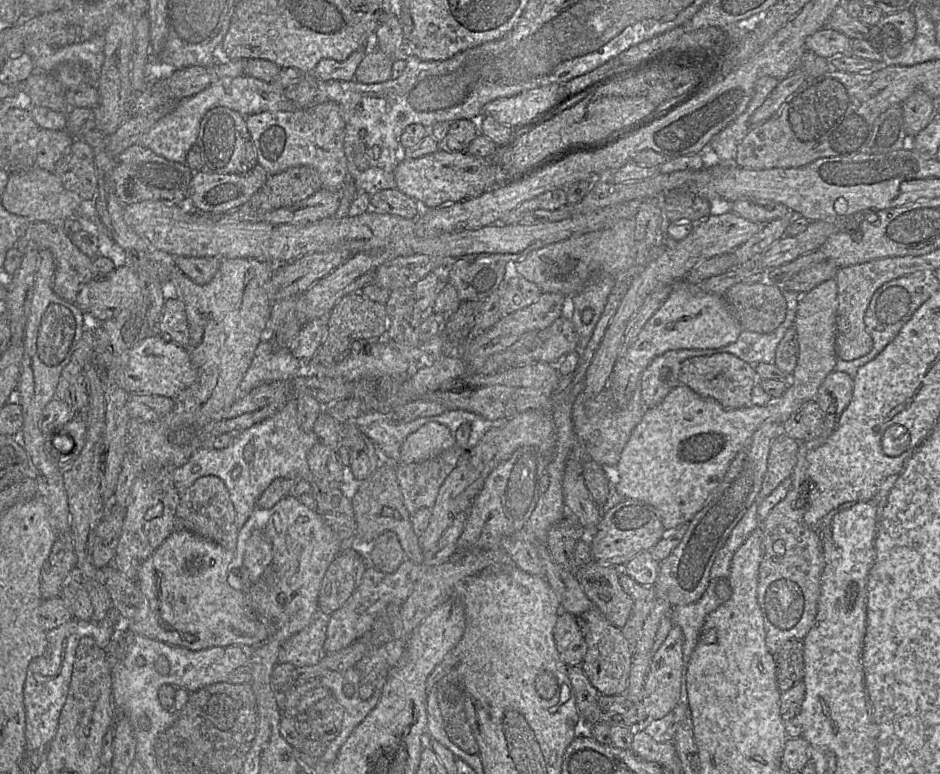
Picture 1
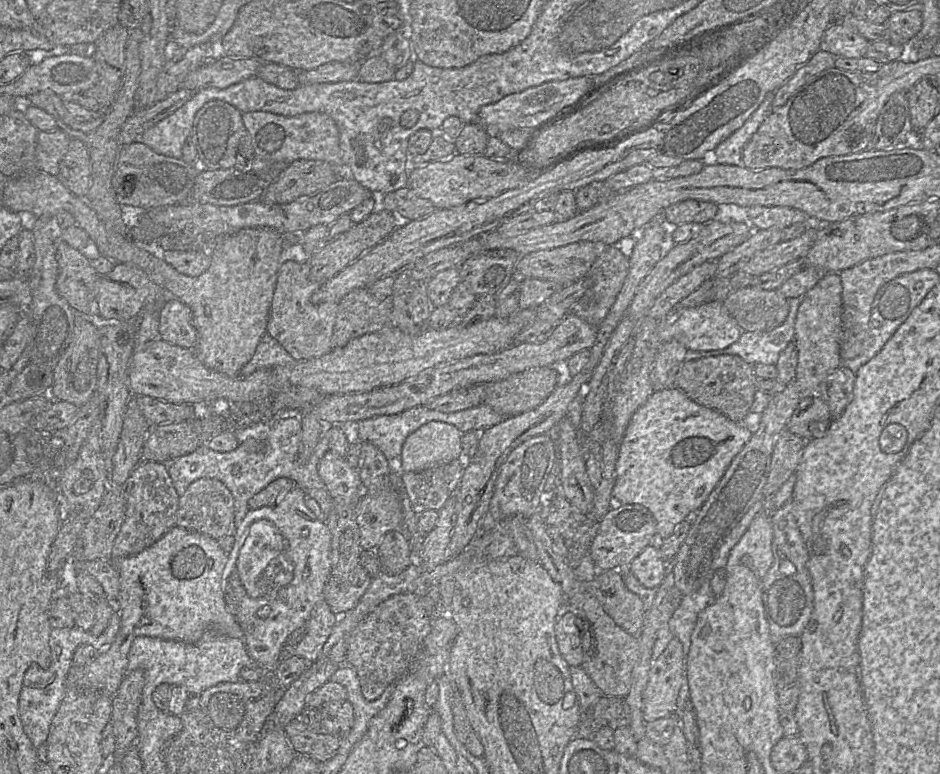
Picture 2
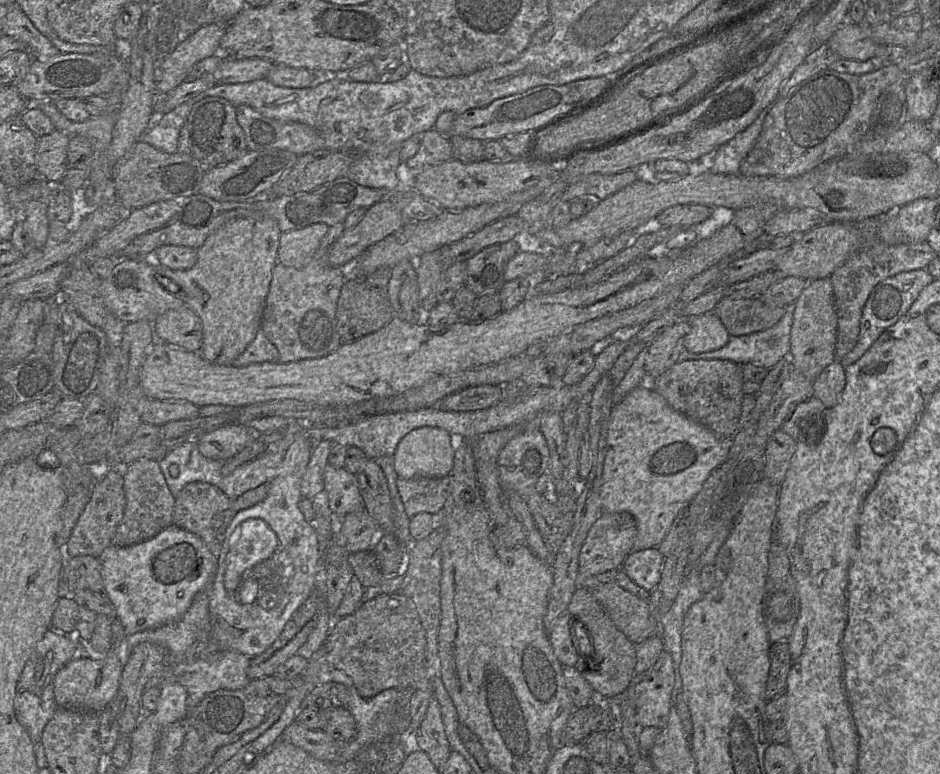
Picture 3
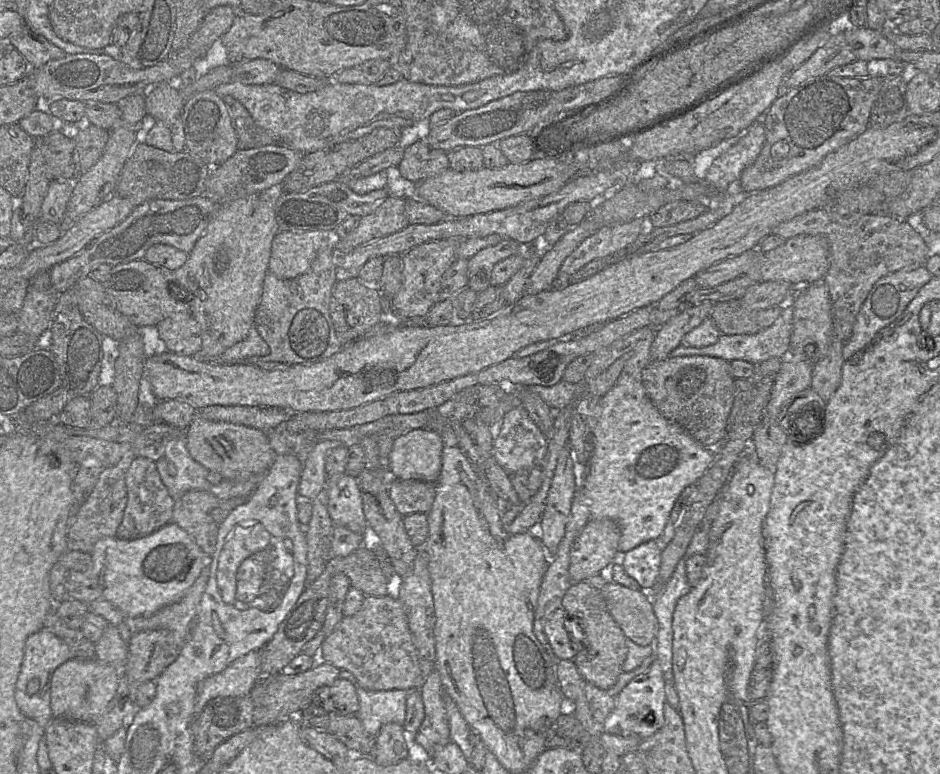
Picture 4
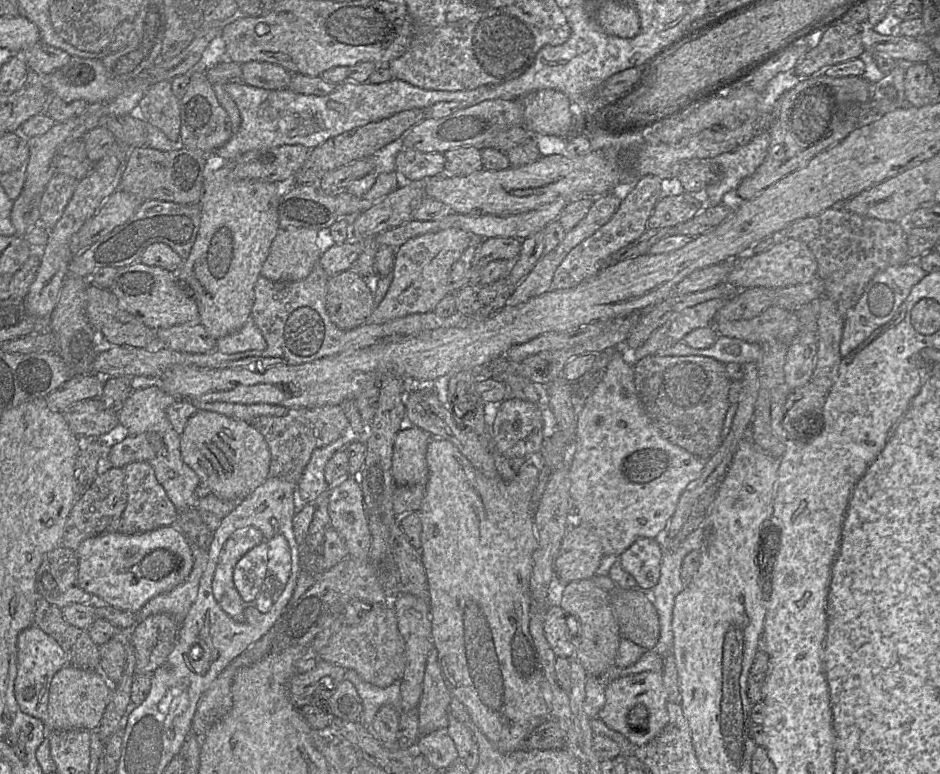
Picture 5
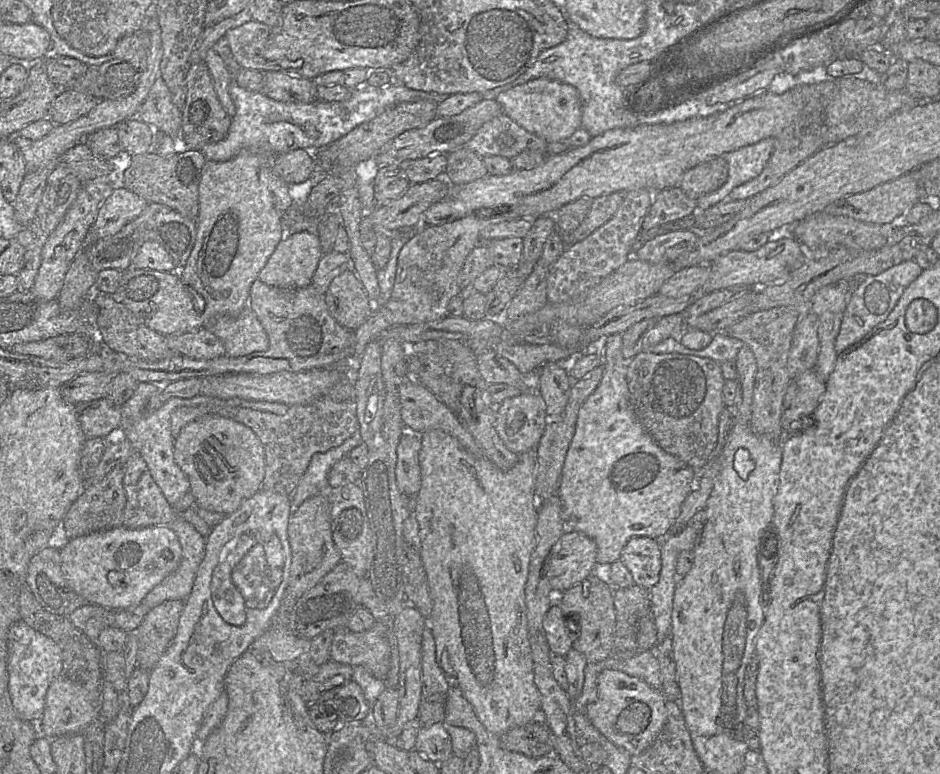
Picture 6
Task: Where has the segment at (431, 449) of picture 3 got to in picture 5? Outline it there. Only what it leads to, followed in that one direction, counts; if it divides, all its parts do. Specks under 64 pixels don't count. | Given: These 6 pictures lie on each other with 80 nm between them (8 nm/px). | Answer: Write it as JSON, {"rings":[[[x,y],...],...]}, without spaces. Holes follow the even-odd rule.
{"rings":[[[407,425],[398,433],[392,459],[396,486],[426,486],[429,476],[426,453],[432,438],[423,429],[412,425]]]}

